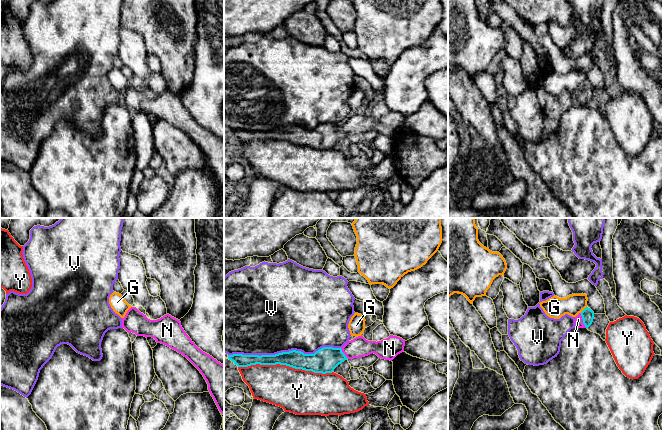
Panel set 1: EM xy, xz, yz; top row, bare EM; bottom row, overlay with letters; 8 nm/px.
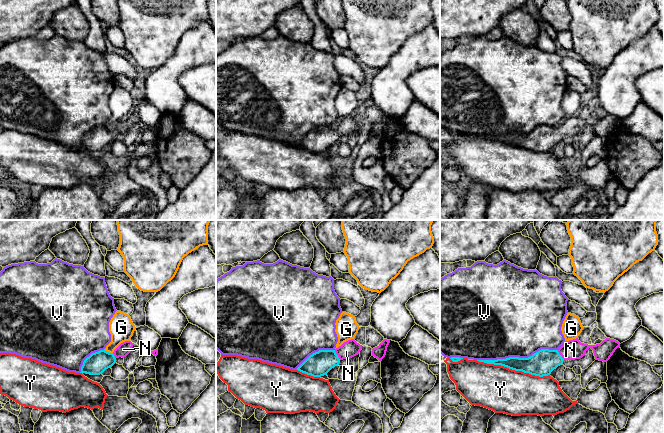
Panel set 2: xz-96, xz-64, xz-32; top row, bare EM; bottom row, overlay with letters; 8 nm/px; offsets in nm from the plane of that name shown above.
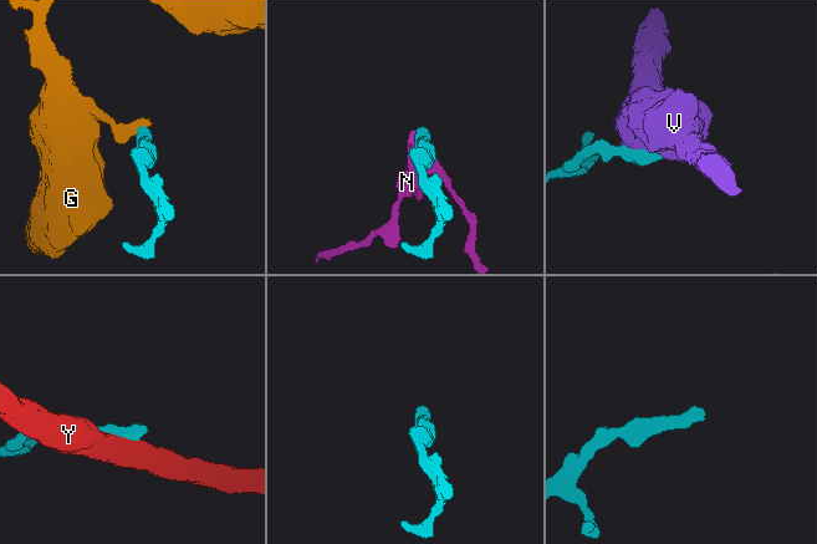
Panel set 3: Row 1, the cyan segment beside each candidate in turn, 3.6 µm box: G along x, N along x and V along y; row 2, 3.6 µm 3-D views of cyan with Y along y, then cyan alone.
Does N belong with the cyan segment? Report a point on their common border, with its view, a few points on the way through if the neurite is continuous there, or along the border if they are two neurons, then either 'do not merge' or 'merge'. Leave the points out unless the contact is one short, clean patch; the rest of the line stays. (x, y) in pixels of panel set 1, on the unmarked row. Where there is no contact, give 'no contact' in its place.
meets cyan in yz at (583, 96); runs through yz (587, 90), (583, 96), (578, 95); merge

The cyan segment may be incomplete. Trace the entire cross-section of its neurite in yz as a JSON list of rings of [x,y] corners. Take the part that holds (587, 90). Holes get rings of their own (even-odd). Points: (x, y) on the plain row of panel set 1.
[[[586,83],[581,89],[575,93],[576,104],[588,104],[594,95],[594,88]]]

